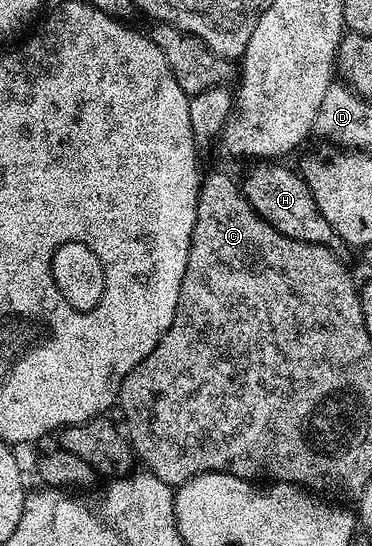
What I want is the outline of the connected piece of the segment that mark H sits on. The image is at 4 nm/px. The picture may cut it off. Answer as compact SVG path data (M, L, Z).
M258 160L254 167L240 178L240 189L243 196L252 204L252 208L265 222L272 224L276 232L301 242L320 243L331 249L337 249L341 242L338 234L328 220L320 215L316 200L312 200L312 192L302 179L297 169L289 170L286 164L271 164L266 160Z

